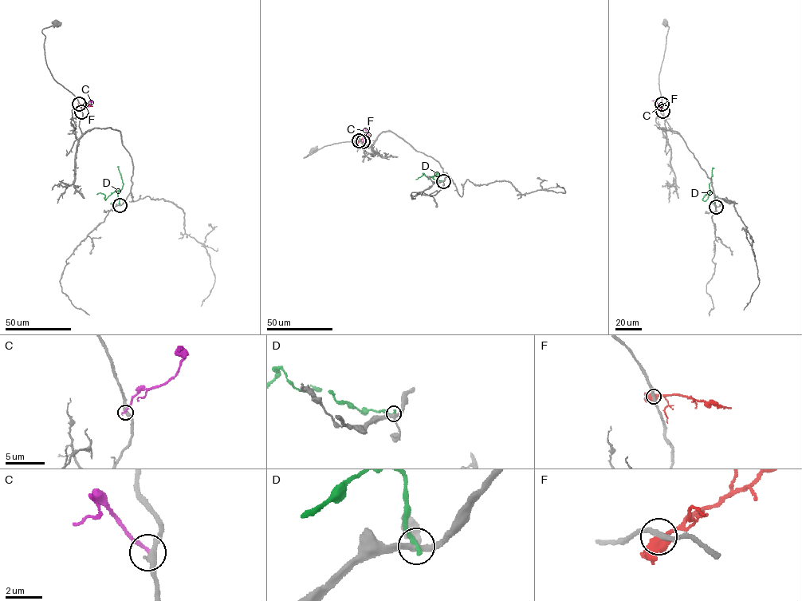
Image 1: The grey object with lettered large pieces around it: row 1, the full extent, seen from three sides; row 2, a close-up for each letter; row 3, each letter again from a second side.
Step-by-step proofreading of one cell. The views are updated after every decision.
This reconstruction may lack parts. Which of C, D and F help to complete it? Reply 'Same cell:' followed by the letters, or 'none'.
Same cell: none

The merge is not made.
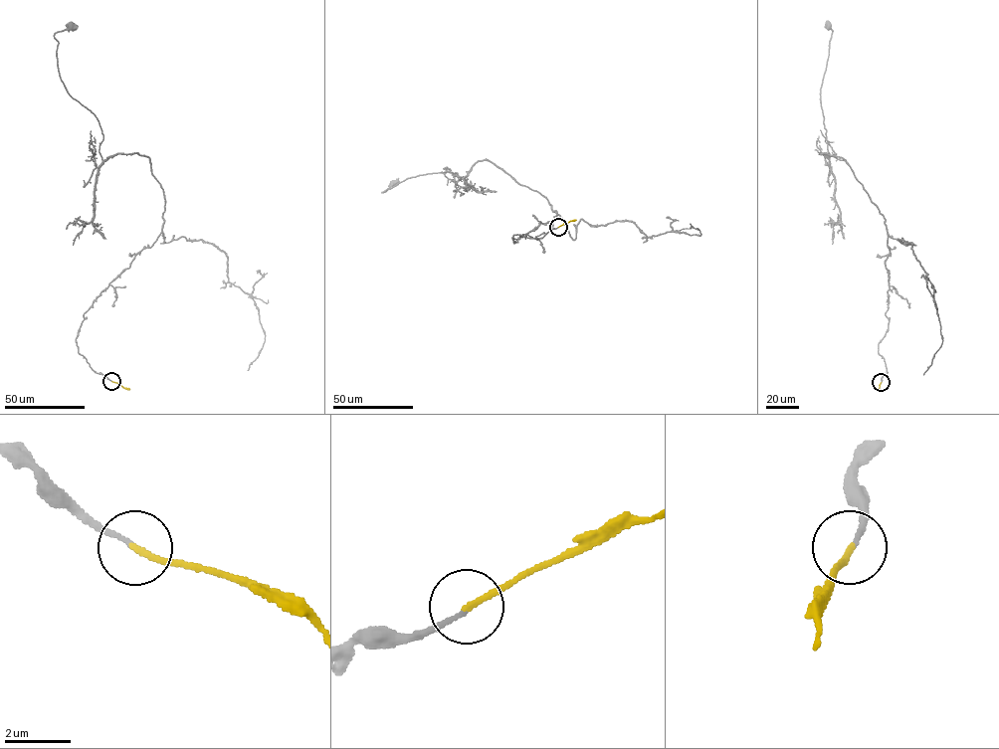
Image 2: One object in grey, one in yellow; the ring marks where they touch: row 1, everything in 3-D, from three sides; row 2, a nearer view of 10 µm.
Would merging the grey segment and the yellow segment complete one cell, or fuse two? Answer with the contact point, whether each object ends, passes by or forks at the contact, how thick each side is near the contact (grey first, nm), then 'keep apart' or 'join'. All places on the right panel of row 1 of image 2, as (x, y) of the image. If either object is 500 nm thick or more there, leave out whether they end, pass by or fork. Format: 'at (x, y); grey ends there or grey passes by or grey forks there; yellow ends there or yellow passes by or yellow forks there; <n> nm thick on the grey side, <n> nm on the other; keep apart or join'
at (881, 382); grey ends there; yellow ends there; 120 nm thick on the grey side, 180 nm on the other; join

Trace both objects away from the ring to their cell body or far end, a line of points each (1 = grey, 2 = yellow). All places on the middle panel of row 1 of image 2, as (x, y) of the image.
1: (558, 227), (513, 242), (557, 215), (487, 160), (464, 177), (420, 174), (381, 192), (394, 183)
2: (558, 227), (576, 220)

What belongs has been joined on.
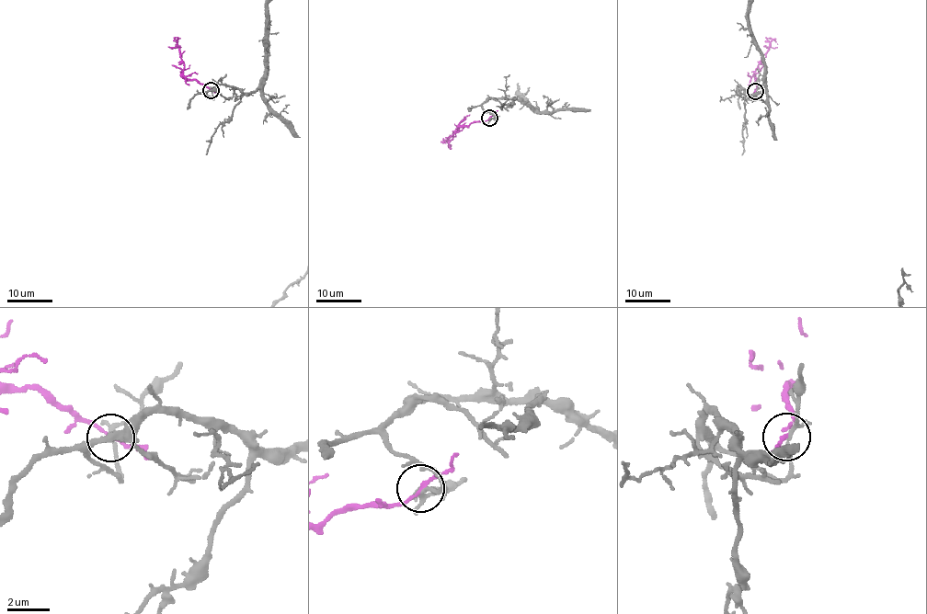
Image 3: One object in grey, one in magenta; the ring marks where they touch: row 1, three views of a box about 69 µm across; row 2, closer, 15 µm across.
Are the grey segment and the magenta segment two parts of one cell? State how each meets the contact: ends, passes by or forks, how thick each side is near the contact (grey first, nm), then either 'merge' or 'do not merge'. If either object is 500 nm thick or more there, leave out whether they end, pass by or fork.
grey forks there; magenta passes by; 140 nm thick on the grey side, 150 nm on the other; merge

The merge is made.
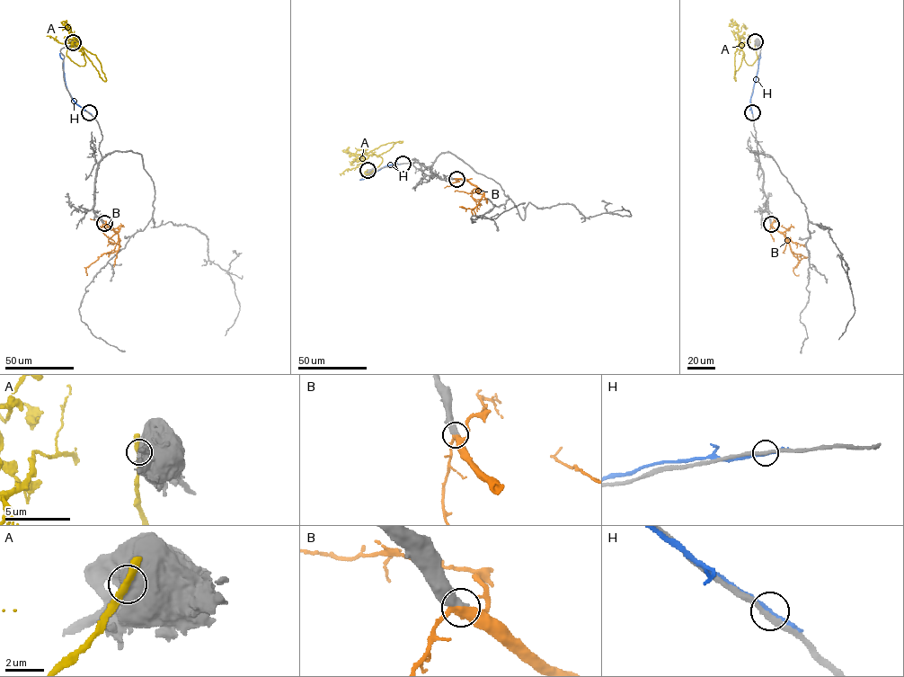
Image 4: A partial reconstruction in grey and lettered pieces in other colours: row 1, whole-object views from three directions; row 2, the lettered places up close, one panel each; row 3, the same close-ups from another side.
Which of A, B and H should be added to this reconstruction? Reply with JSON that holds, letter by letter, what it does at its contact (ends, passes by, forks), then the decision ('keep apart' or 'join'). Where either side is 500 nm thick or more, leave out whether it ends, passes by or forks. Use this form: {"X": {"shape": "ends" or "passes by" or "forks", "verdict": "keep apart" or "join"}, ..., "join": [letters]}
{"A": {"verdict": "keep apart"}, "B": {"shape": "passes by", "verdict": "join"}, "H": {"shape": "passes by", "verdict": "keep apart"}, "join": ["B"]}

